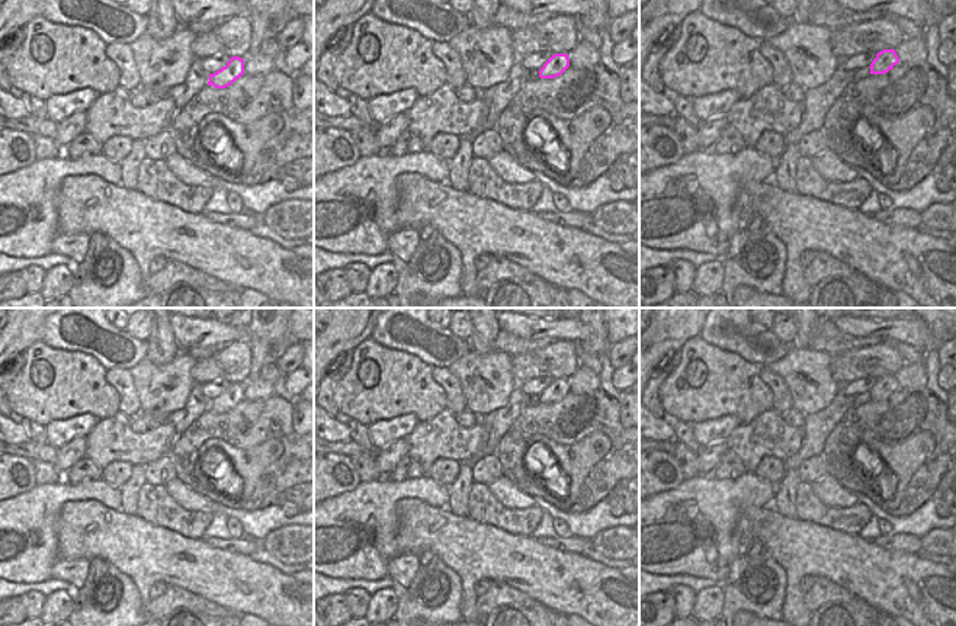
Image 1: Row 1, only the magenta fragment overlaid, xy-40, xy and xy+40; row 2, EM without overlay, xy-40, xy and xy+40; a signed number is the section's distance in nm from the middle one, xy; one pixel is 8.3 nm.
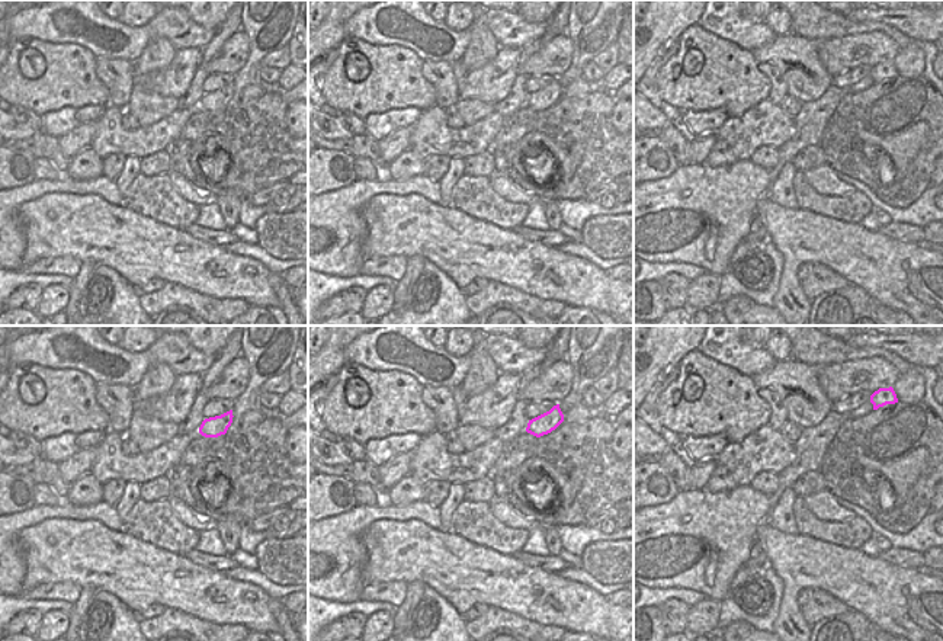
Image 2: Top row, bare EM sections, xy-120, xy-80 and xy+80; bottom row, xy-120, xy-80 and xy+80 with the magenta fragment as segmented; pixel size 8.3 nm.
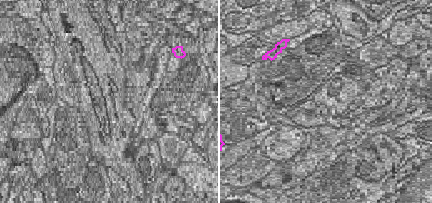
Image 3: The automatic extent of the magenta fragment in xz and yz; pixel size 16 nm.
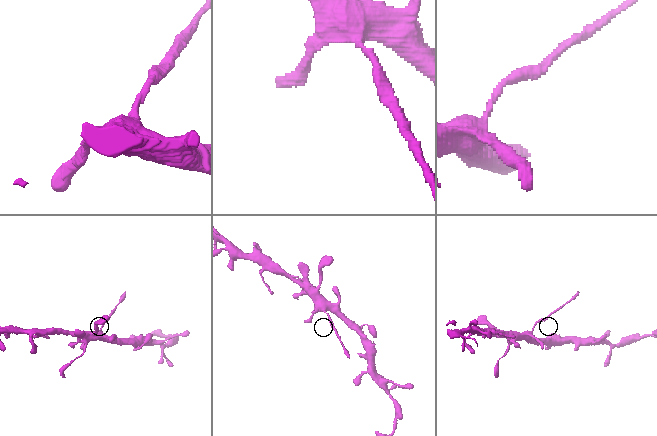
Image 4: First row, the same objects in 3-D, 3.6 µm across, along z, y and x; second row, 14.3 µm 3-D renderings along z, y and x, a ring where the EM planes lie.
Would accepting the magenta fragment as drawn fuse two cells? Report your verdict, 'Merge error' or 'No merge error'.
Merge error.

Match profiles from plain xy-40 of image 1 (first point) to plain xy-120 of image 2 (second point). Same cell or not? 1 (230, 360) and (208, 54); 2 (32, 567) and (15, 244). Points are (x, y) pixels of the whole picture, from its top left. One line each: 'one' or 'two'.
1: two
2: one

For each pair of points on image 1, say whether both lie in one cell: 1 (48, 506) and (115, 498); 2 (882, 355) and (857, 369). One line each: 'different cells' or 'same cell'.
1: same cell
2: same cell

